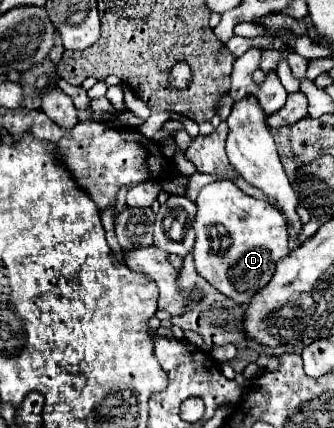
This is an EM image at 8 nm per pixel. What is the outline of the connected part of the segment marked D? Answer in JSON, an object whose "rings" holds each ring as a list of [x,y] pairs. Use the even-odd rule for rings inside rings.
{"rings":[[[217,180],[201,188],[195,204],[195,270],[213,288],[243,306],[271,280],[275,264],[289,254],[287,222],[269,202],[243,194],[229,180]]]}

